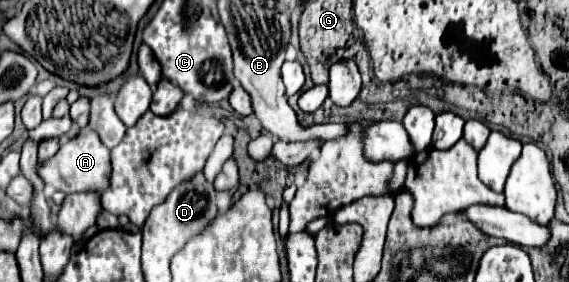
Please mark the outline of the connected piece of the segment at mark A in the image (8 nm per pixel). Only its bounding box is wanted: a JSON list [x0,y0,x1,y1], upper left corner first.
[37,129,109,195]

